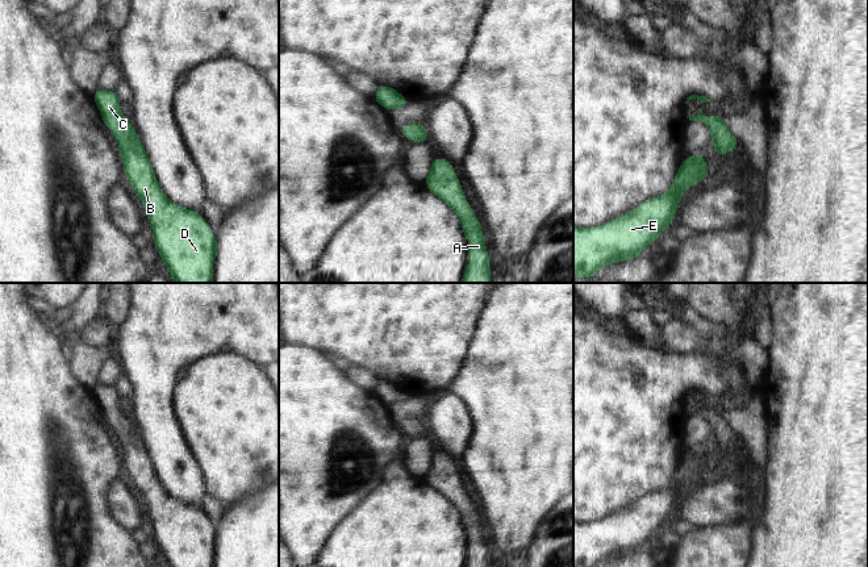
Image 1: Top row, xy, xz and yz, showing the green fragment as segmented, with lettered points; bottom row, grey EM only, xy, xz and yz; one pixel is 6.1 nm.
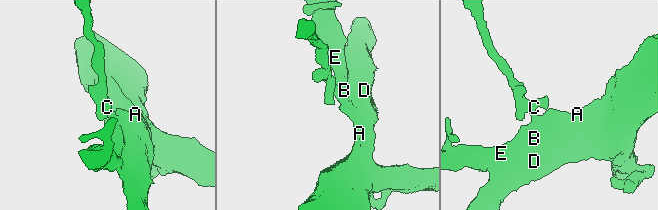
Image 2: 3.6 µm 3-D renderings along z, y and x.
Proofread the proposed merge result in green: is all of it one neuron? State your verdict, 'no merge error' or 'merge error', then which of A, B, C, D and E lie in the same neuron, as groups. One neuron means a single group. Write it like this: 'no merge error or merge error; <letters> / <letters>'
no merge error; A B C D E

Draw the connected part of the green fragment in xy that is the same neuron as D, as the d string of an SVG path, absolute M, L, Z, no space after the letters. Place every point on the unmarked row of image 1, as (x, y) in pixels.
M96 384L95 399L118 435L126 474L143 496L154 539L170 567L212 567L217 533L200 506L170 496L160 484L149 451L129 414L120 407L114 385Z

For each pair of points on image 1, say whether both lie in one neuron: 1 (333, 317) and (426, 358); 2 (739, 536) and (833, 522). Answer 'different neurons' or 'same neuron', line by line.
1: same neuron
2: different neurons

